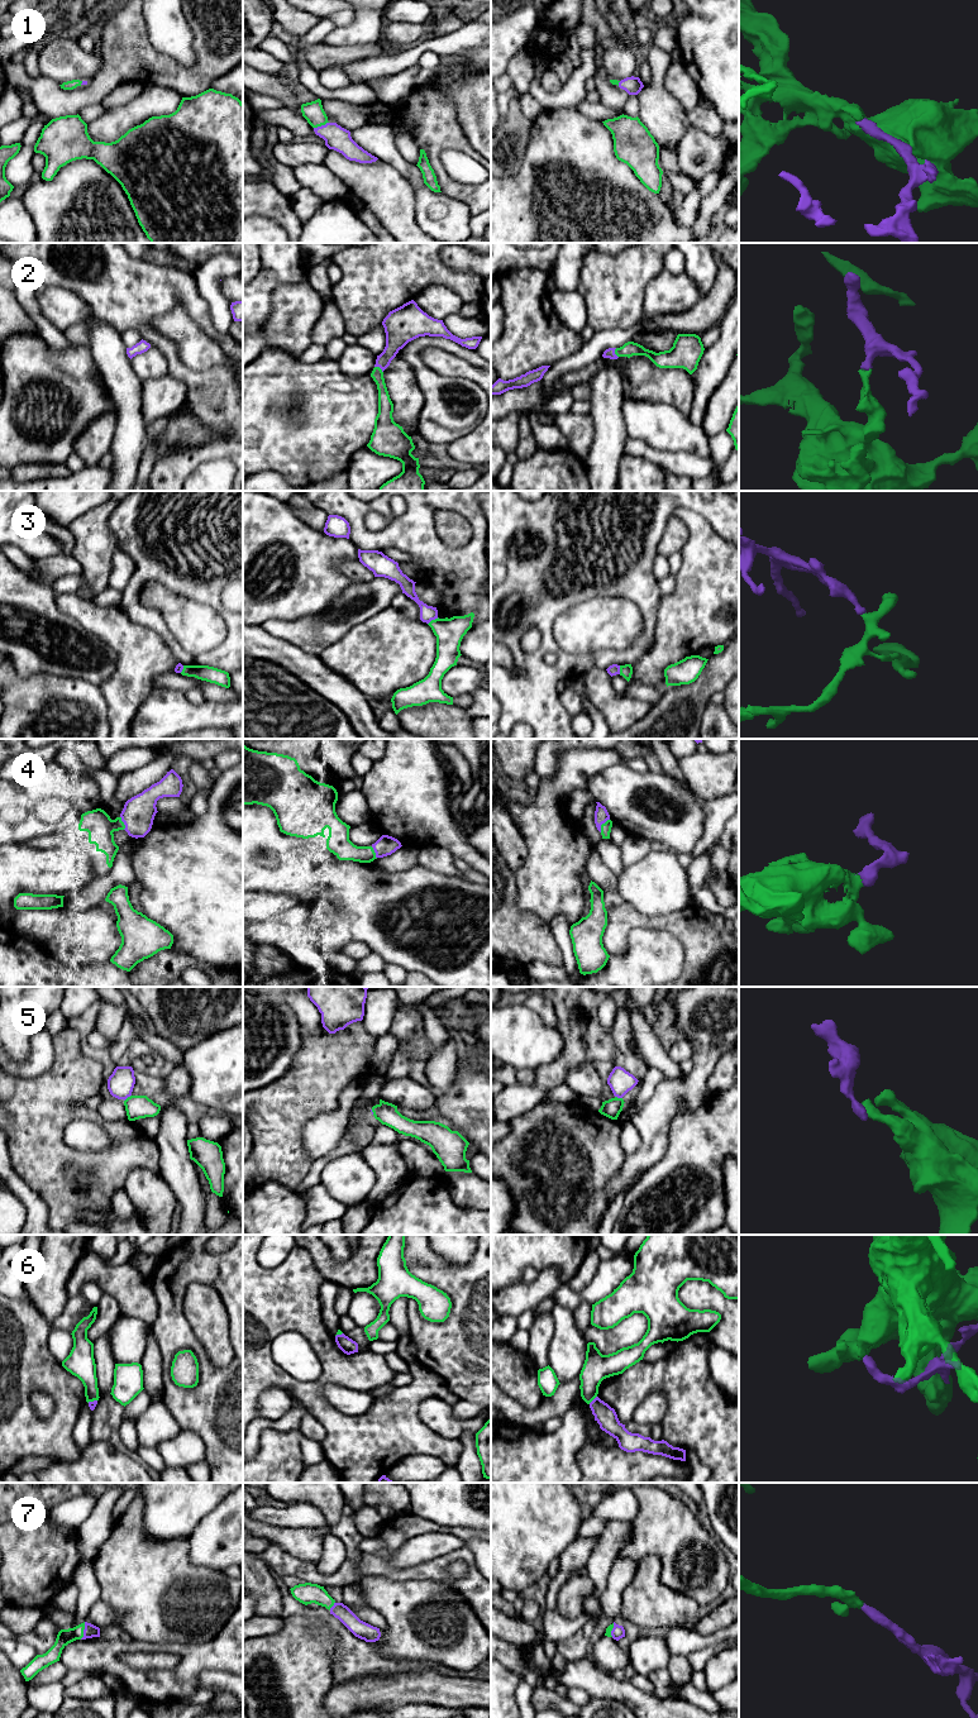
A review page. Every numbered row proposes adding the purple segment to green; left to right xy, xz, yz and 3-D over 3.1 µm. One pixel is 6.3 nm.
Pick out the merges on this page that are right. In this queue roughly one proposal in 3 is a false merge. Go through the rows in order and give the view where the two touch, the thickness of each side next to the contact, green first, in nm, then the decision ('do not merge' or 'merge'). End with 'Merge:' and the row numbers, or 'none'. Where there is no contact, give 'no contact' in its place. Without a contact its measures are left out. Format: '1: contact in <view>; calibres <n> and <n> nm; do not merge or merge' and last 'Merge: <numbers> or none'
1: contact in xz; calibres 130 and 150 nm; merge
2: contact in xz; calibres 100 and 160 nm; merge
3: contact in xz; calibres 180 and 100 nm; do not merge
4: contact in yz; calibres 60 and 90 nm; merge
5: contact in xy; calibres 150 and 170 nm; do not merge
6: contact in yz; calibres 170 and 140 nm; do not merge
7: contact in xy; calibres 100 and 90 nm; merge
Merge: 1, 2, 4, 7

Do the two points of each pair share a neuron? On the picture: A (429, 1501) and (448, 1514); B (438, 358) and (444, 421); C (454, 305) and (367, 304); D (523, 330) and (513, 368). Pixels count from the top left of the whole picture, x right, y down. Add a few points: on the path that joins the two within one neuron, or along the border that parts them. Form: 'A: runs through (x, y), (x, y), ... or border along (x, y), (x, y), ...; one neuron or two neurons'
A: runs through (434, 1501), (443, 1509); one neuron
B: border along (419, 352), (419, 357), (437, 372), (468, 380); two neurons
C: border along (440, 285), (427, 286), (413, 299); two neurons
D: runs through (523, 339), (523, 346), (513, 356), (513, 359); one neuron

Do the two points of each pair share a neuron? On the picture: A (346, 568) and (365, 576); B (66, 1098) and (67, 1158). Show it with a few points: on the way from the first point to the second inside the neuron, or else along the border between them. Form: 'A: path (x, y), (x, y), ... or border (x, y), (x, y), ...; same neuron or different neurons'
A: path (351, 568), (359, 572); same neuron
B: path (56, 1113), (56, 1143); same neuron

